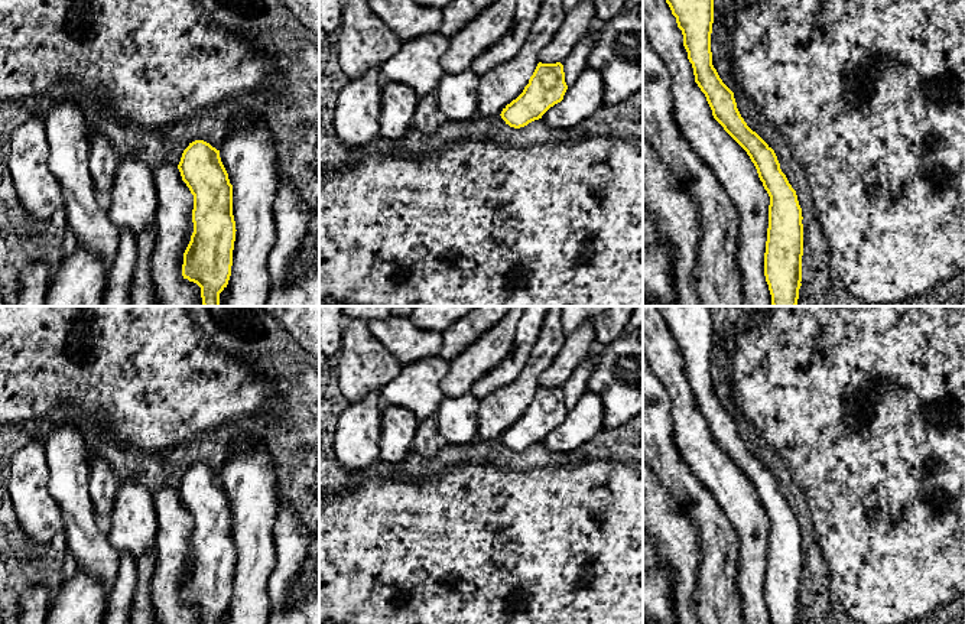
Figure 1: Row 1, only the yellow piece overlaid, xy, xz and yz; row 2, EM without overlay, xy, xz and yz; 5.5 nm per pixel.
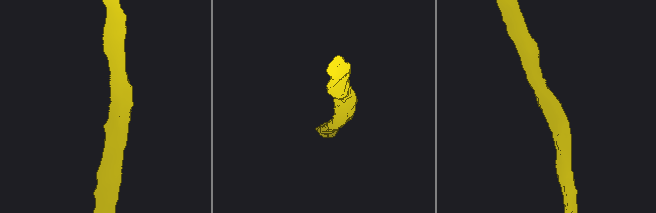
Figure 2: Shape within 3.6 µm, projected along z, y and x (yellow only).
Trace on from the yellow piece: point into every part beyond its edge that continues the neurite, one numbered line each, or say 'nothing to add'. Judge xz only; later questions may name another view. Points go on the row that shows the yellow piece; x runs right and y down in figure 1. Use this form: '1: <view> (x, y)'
nothing to add

